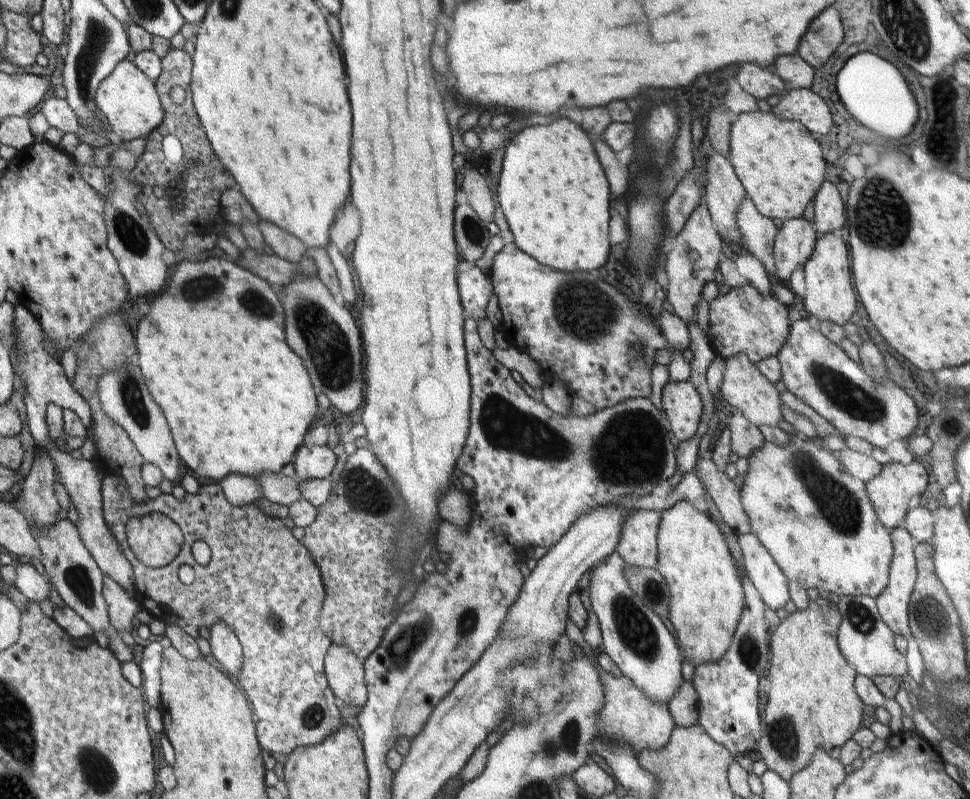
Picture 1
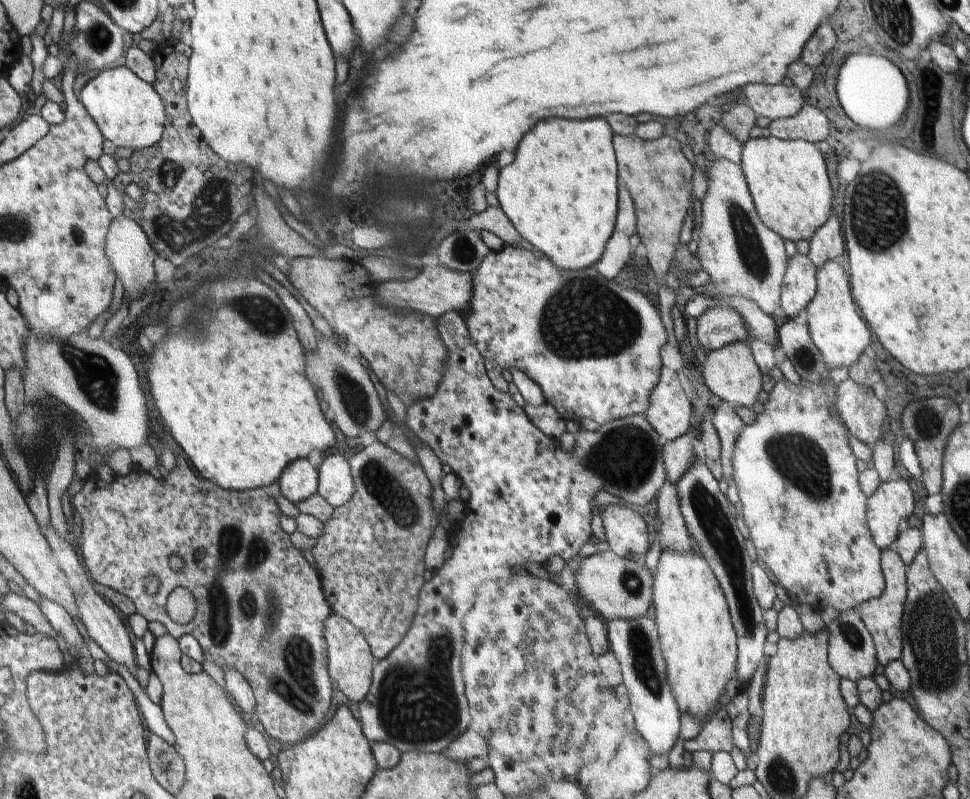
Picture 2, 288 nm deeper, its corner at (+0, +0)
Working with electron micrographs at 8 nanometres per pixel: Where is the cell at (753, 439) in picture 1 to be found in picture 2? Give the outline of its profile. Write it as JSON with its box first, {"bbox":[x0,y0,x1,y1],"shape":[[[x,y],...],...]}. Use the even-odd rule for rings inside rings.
{"bbox":[711,402,745,484],"shape":[[[721,402],[721,406],[715,408],[715,412],[711,416],[711,424],[713,424],[713,428],[719,436],[719,444],[721,444],[721,474],[723,474],[723,480],[729,484],[729,480],[733,480],[731,458],[733,458],[735,438],[739,436],[739,430],[745,424],[735,414],[735,410],[729,402]]]}

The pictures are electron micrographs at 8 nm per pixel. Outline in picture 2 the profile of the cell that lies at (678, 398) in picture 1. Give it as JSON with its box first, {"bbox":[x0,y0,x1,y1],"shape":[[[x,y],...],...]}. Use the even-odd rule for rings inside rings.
{"bbox":[645,368,693,442],"shape":[[[669,368],[659,370],[659,384],[649,394],[649,406],[645,410],[645,420],[651,428],[663,436],[667,442],[673,442],[685,436],[689,426],[693,406],[679,386],[677,372]]]}

